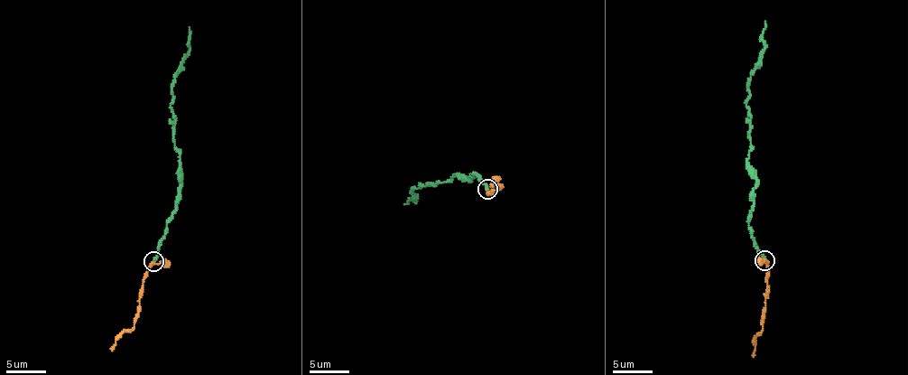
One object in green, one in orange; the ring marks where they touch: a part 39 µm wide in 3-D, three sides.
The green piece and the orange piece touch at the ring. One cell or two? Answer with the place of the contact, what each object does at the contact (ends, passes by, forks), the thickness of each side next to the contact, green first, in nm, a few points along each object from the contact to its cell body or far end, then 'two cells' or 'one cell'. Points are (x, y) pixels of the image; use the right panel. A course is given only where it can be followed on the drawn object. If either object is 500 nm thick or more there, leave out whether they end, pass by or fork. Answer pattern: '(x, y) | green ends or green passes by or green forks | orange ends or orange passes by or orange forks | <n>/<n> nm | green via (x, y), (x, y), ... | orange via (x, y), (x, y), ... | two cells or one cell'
(764, 260) | green ends | orange passes by | 220/200 nm | green via (764, 260), (748, 225), (755, 170), (747, 160), (750, 114), (745, 104), (748, 82), (765, 44), (765, 21) | orange via (765, 260), (767, 280), (763, 328), (755, 340), (753, 357) | one cell

